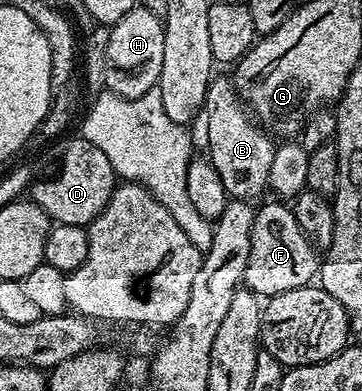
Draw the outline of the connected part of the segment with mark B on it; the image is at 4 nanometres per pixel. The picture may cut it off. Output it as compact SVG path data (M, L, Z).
M215 77L211 81L204 110L207 113L206 142L210 145L208 160L216 168L227 195L234 200L254 200L261 190L268 187L275 139L236 101L234 83L229 77Z

